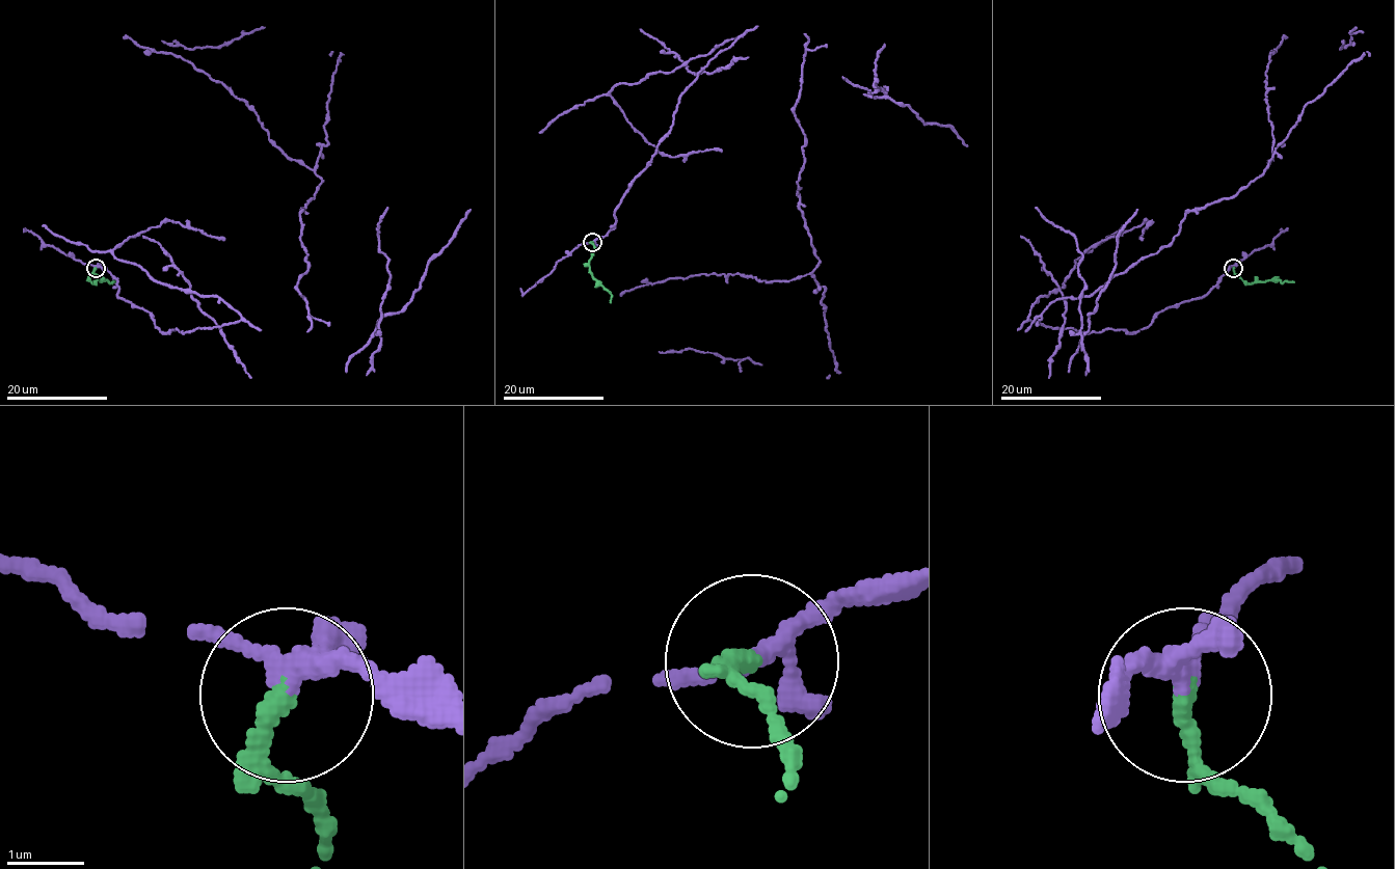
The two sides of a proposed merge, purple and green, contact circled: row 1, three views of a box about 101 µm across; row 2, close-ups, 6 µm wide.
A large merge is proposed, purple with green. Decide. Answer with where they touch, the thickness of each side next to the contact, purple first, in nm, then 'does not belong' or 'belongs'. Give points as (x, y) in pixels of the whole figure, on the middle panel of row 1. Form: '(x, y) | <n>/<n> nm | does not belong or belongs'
(592, 242) | 190/160 nm | does not belong

